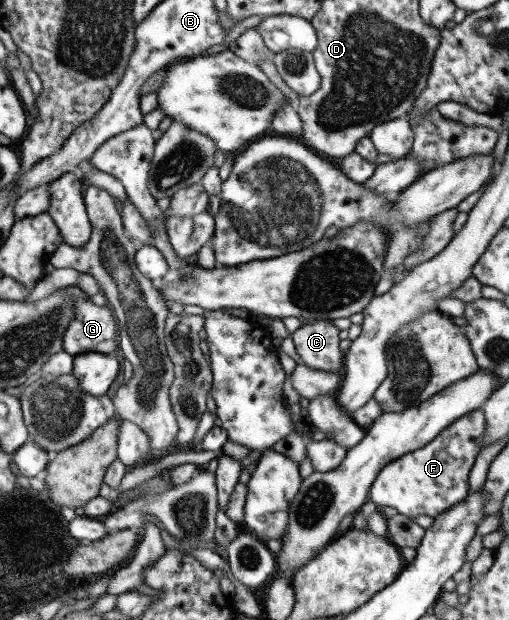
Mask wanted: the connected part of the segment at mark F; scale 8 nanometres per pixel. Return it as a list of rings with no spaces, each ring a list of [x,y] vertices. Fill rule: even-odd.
[[[478,408],[464,414],[464,416],[460,416],[452,424],[448,424],[444,430],[438,432],[422,448],[408,452],[382,467],[377,472],[374,481],[372,481],[367,499],[370,499],[378,510],[381,510],[384,506],[391,506],[398,513],[410,518],[415,518],[418,514],[426,514],[426,516],[432,518],[442,514],[442,512],[450,508],[450,505],[460,502],[466,496],[468,474],[476,459],[477,452],[480,450],[477,441],[482,438],[484,430],[484,413],[482,413],[482,409]]]

